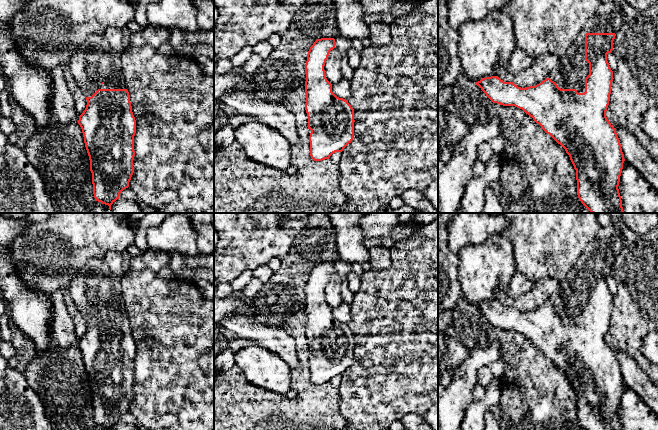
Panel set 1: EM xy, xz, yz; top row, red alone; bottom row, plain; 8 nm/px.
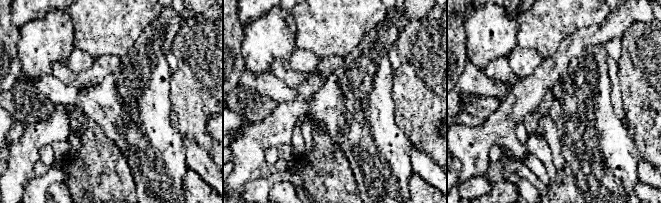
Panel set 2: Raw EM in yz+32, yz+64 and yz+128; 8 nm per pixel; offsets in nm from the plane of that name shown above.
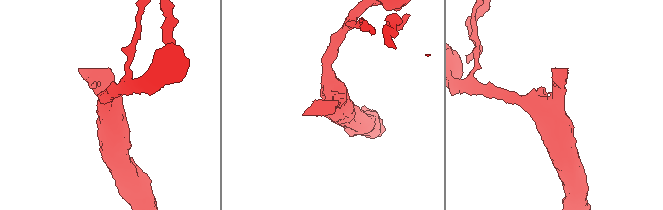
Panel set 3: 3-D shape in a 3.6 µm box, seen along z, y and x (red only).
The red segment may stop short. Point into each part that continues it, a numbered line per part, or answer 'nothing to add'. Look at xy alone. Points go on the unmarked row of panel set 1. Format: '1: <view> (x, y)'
1: xy (93, 286)

